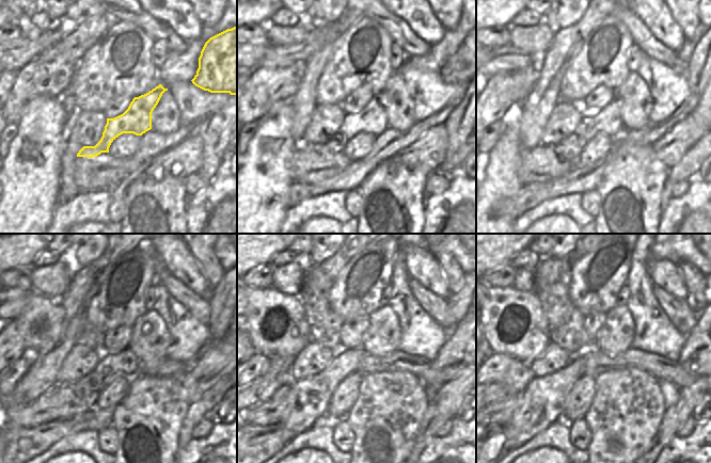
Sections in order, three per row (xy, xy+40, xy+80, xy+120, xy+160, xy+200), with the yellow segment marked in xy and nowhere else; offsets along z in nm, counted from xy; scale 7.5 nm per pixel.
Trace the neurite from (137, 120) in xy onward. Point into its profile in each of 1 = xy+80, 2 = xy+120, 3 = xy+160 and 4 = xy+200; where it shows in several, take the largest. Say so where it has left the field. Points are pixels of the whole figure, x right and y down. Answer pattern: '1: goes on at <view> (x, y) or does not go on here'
1: goes on at xy+80 (606, 121)
2: goes on at xy+120 (125, 363)
3: goes on at xy+160 (310, 398)
4: goes on at xy+200 (541, 402)

